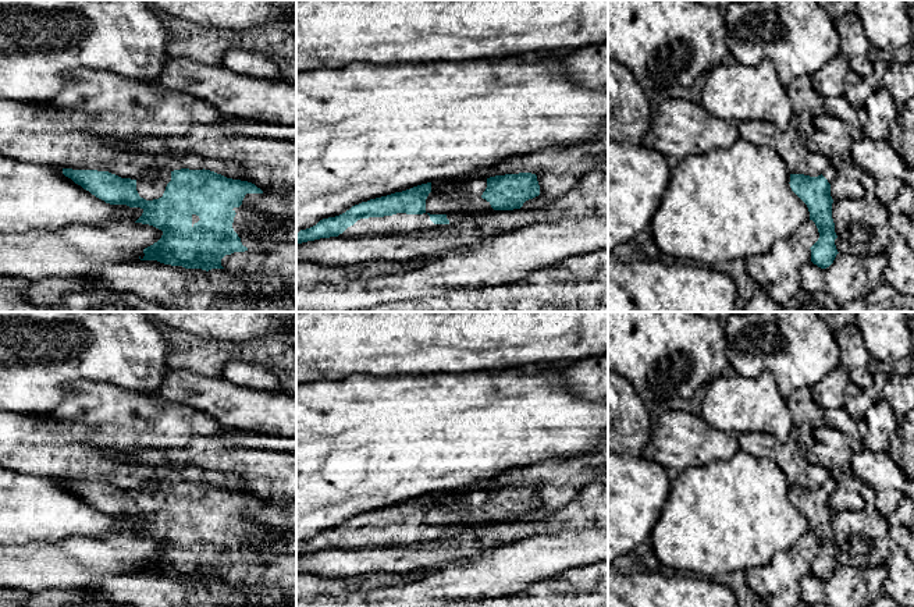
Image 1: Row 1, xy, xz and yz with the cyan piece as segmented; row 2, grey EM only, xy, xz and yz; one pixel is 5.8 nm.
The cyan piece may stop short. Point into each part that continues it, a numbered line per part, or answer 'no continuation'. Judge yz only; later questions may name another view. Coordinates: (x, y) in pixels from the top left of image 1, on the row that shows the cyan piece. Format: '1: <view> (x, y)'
1: yz (829, 173)

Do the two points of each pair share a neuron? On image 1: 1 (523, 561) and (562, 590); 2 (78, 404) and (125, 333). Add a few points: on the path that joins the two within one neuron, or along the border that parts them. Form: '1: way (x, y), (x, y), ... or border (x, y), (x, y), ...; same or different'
1: border (562, 574), (532, 582), (519, 592); different
2: border (125, 390), (78, 382), (64, 397); different

